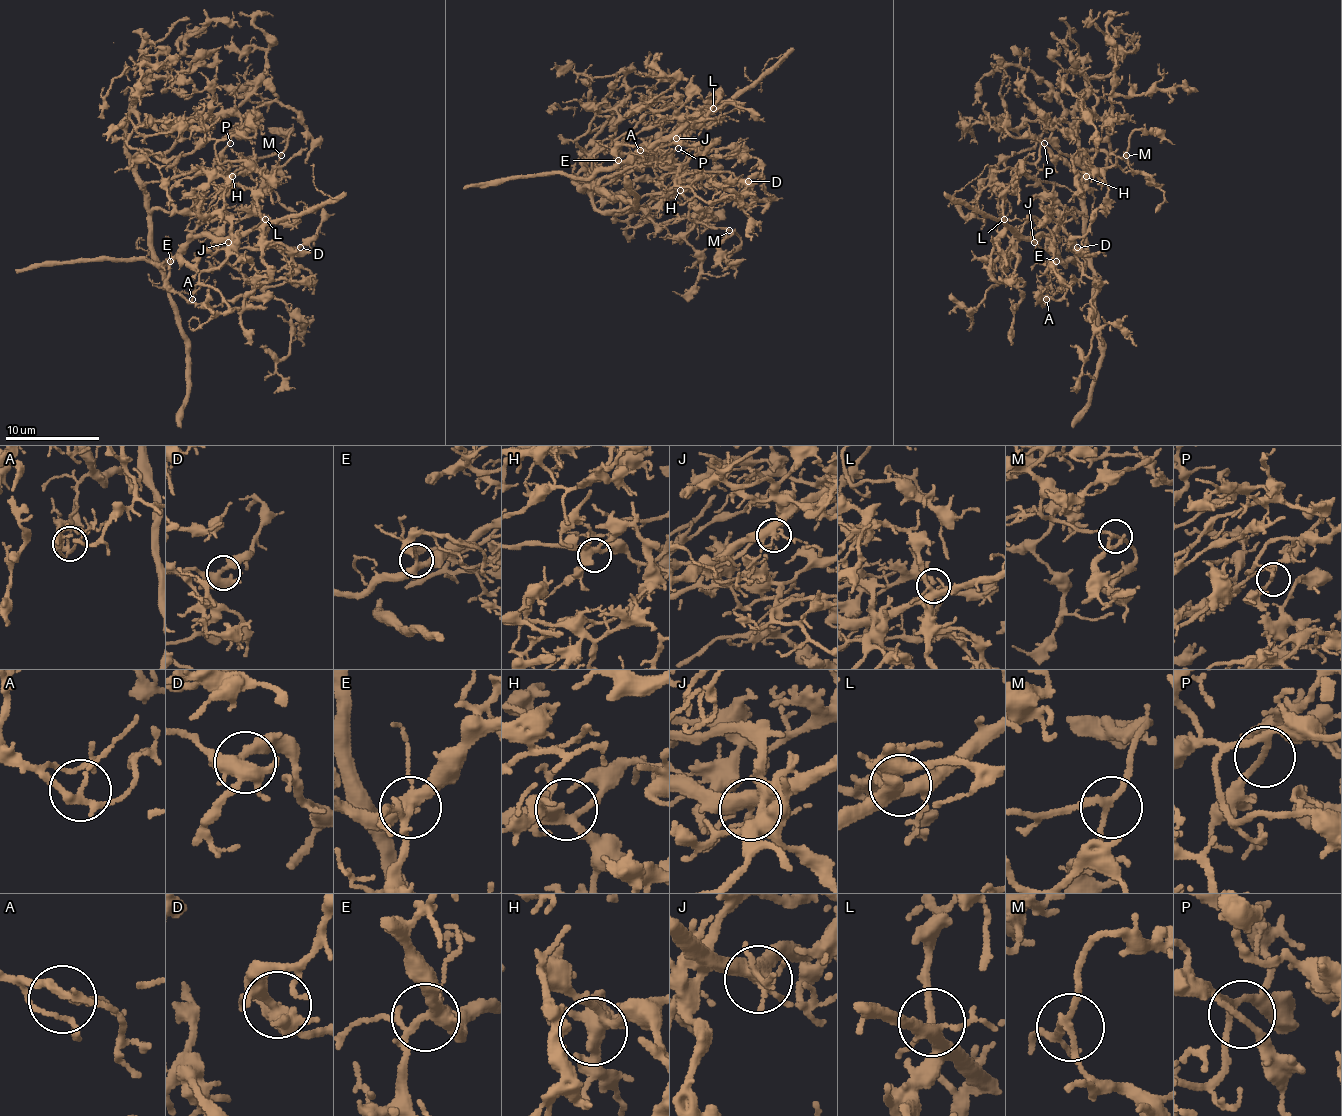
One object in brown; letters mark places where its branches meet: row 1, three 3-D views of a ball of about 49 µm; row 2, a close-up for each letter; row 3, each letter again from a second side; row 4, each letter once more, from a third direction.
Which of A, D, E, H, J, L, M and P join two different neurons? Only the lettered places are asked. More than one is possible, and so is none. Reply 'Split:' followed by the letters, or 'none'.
Split: J

